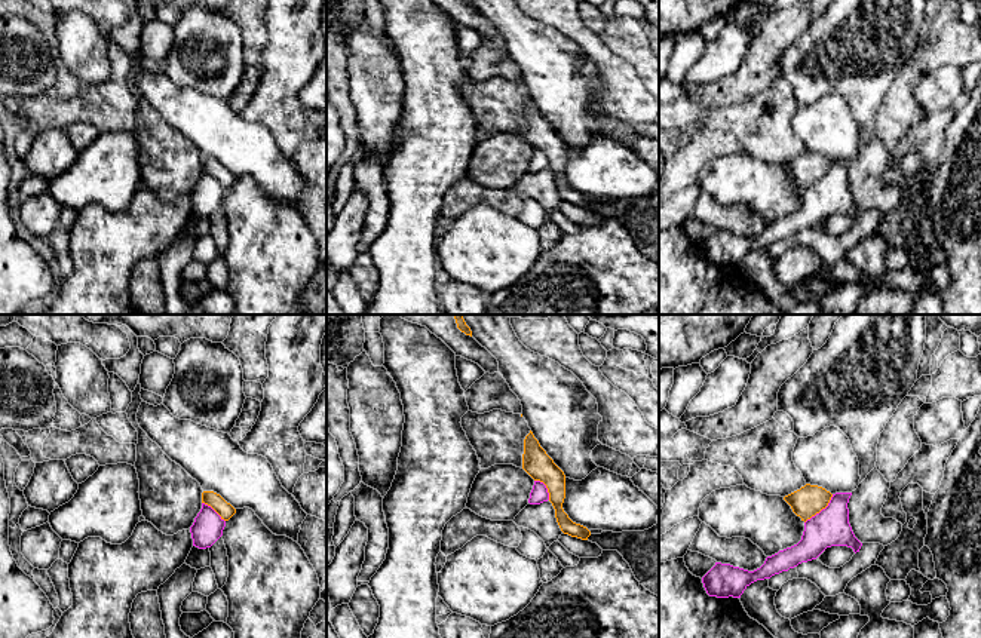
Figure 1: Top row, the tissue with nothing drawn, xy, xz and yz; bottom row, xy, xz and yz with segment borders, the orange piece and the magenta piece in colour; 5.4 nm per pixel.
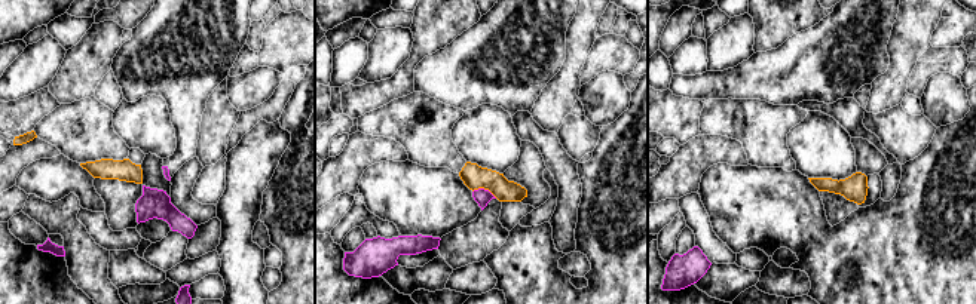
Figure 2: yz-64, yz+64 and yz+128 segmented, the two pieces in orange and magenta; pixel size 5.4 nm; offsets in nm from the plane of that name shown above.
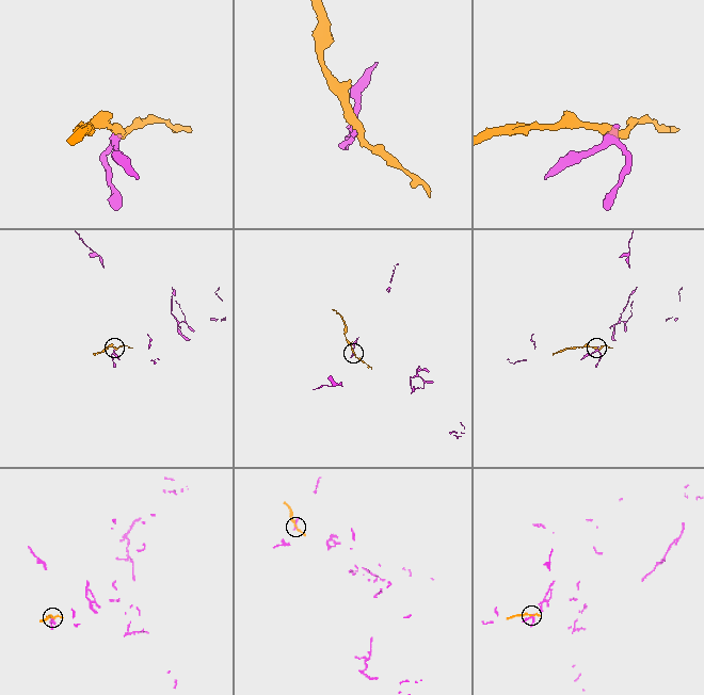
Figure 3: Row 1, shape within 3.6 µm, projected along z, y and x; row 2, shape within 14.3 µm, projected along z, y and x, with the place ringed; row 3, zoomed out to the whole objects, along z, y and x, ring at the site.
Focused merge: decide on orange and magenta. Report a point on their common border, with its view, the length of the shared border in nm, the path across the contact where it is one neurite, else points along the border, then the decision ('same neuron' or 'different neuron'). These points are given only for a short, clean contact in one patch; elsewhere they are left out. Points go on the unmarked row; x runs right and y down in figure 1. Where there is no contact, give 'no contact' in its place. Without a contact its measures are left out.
contact yz (821, 177); length 220 nm; border yz (833, 162), (830, 169), (805, 190); different neuron

